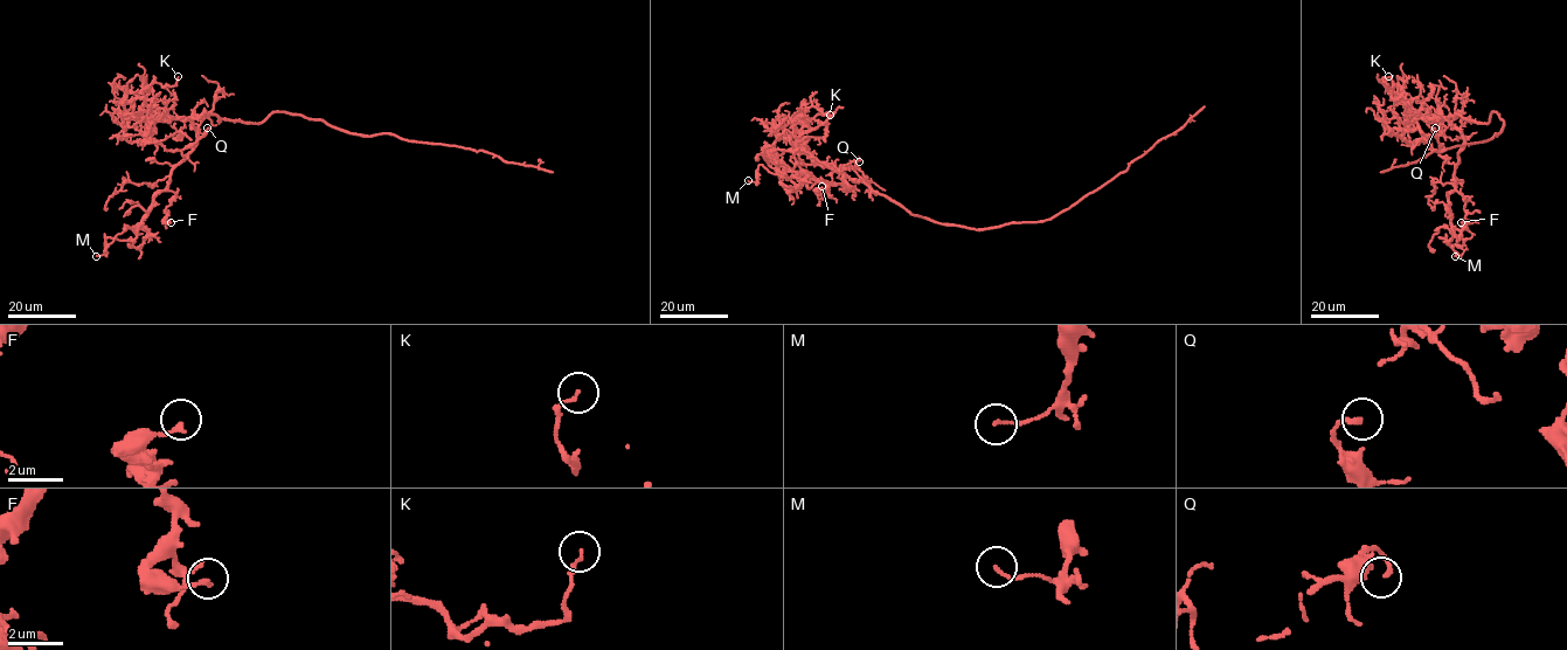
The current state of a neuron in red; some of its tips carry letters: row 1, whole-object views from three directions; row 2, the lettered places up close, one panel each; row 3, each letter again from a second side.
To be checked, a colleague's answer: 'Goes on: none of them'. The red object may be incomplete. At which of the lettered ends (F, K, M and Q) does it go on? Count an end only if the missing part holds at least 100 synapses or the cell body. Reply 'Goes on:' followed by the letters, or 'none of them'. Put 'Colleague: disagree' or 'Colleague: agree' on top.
Colleague: agree
Goes on: none of them

